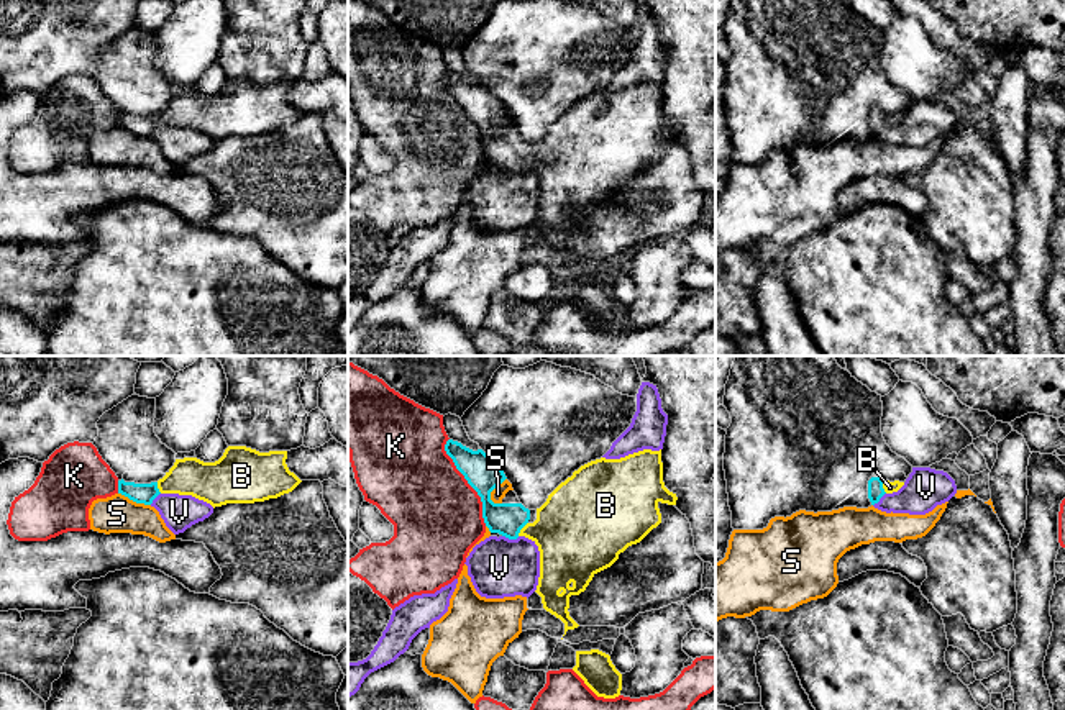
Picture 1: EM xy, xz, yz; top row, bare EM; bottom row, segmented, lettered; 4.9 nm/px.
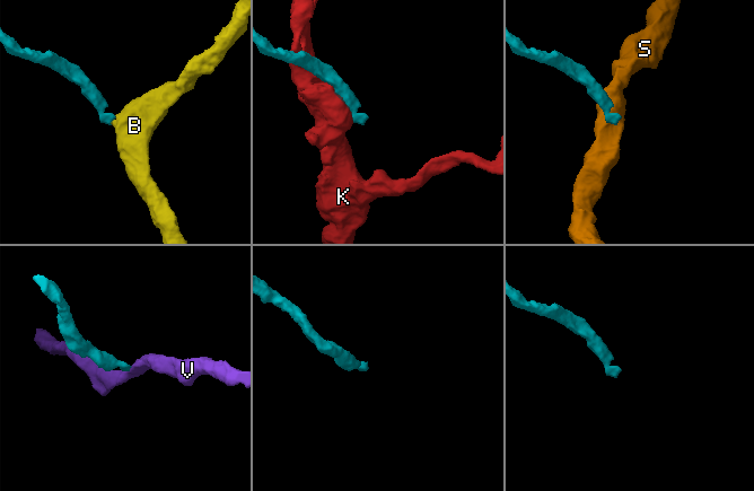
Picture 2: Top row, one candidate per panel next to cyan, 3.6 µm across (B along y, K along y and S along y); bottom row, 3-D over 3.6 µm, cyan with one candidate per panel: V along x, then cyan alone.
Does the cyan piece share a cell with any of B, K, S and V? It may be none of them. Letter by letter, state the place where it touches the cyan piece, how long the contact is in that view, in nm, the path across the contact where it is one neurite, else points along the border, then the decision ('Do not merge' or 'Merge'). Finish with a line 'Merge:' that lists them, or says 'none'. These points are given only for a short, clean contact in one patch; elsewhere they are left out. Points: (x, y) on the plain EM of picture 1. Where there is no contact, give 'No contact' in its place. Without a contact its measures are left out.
B: Touches cyan at xz (522, 159). Shared border 90 nm. Path across: xz (506, 151), (522, 159), (573, 163). Merge
K: Touches cyan at xz (468, 115). Shared border 480 nm. Do not merge
S: Touches cyan at xz (493, 122). Shared border 150 nm. Boundary: xz (506, 110), (491, 125), (494, 136). Do not merge
V: Touches cyan at xz (511, 171). Shared border 90 nm. Boundary: xz (502, 168), (509, 171), (519, 169). Do not merge
Merge: B

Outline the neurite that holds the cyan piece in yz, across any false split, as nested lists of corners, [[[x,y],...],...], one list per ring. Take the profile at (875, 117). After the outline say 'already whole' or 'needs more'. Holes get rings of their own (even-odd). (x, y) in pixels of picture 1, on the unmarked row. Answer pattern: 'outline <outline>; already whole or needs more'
outline [[[871,110],[868,113],[868,131],[870,131],[871,138],[875,138],[880,134],[880,131],[884,126],[898,125],[903,118],[904,118],[904,115],[899,115],[899,113],[889,115],[889,113],[883,113],[880,110]]]; needs more

